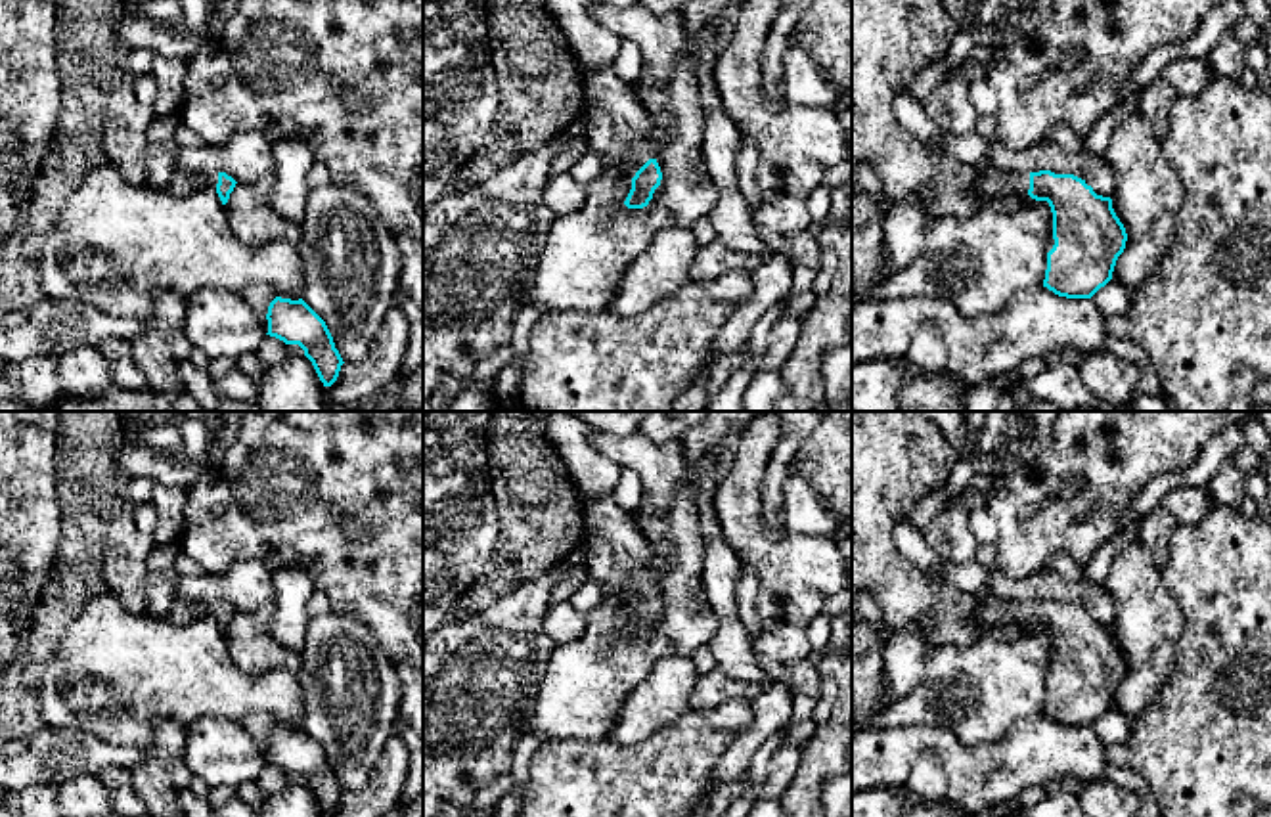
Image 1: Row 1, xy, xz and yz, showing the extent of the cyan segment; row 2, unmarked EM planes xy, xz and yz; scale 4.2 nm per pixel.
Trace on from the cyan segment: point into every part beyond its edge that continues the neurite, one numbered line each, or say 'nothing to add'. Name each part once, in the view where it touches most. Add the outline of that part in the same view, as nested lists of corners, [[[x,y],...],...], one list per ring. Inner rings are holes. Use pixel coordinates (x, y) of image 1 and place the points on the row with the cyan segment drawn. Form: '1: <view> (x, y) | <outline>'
1: yz (992, 182) | [[[993,166],[980,168],[974,189],[984,199],[1005,197],[1005,195],[1028,195],[1030,172],[1001,172]]]

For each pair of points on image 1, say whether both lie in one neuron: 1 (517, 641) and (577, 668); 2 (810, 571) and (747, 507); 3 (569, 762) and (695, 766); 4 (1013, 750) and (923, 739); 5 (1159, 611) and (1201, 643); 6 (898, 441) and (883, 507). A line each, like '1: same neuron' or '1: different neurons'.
1: different neurons
2: same neuron
3: same neuron
4: same neuron
5: different neurons
6: same neuron

